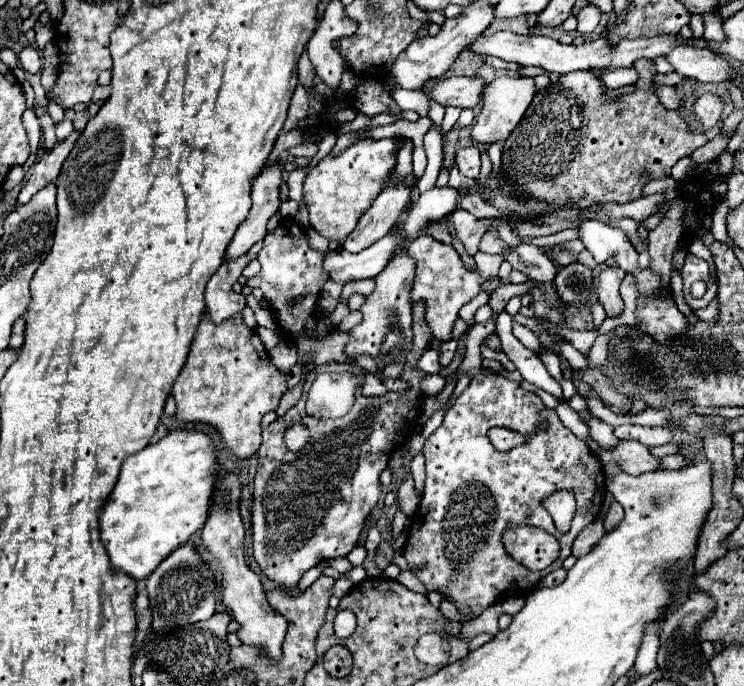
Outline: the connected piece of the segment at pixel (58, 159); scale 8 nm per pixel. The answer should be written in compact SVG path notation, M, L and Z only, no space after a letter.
M73 130L65 140L55 142L55 146L53 146L49 152L45 152L45 154L39 158L37 164L33 164L33 170L31 170L31 174L27 176L25 184L23 184L23 190L21 190L21 194L19 194L17 204L27 204L37 190L41 190L41 188L47 186L49 182L55 182L55 180L57 180L59 170L61 170L65 158L69 156L73 144L77 142L79 134L81 134L81 130Z

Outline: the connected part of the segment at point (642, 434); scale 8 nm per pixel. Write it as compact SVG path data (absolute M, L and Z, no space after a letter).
M619 426L615 428L619 440L637 440L647 448L671 442L671 428L643 428L643 426Z

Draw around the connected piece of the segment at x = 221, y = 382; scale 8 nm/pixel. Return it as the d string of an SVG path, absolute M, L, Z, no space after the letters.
M207 314L203 316L203 320L197 328L197 334L193 338L189 358L171 390L171 394L177 400L177 418L181 422L205 422L205 424L215 426L221 432L225 446L239 458L251 458L259 450L261 420L267 412L277 410L279 400L285 392L287 392L285 372L277 370L269 362L269 354L261 342L261 338L257 336L255 330L245 326L241 314L235 314L227 320L223 320L221 324L213 324L213 320Z

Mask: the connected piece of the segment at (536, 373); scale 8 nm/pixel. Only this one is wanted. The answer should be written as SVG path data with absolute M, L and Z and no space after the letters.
M503 310L497 318L497 336L503 344L503 352L507 354L507 358L515 364L515 368L521 372L525 382L535 384L537 388L549 392L551 396L555 396L559 402L565 402L563 398L563 388L561 384L547 372L545 364L539 360L539 356L531 350L527 350L511 332L511 316Z

